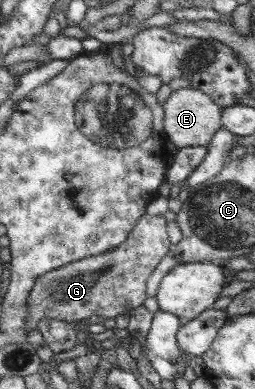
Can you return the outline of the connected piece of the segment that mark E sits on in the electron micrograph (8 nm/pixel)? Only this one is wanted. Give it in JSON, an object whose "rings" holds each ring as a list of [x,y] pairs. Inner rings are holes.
{"rings":[[[180,88],[171,92],[163,107],[166,108],[164,136],[177,150],[183,147],[205,147],[223,128],[222,107],[197,88]]]}

